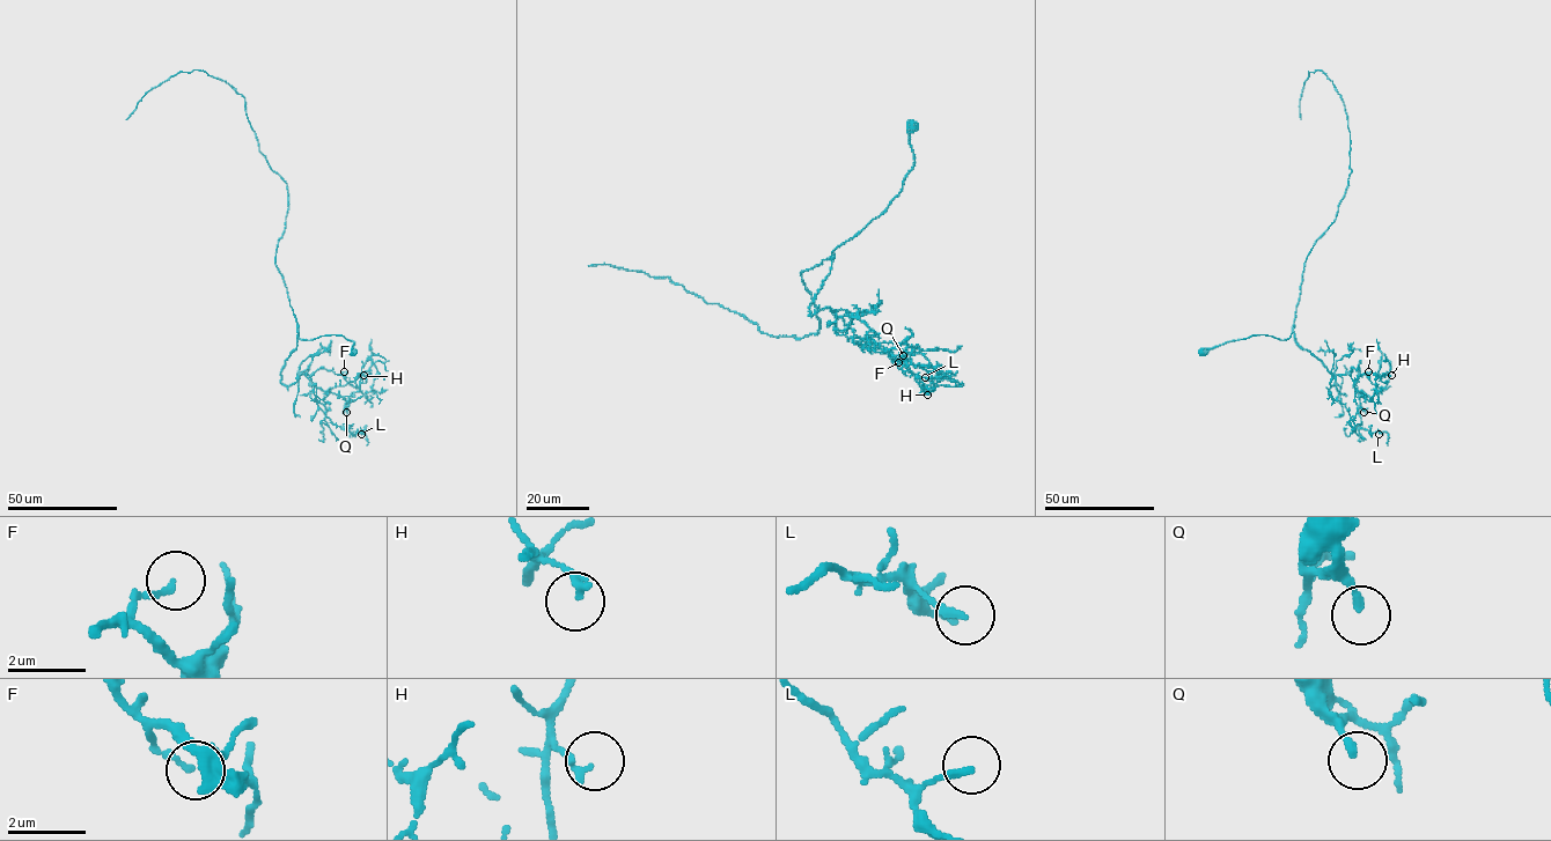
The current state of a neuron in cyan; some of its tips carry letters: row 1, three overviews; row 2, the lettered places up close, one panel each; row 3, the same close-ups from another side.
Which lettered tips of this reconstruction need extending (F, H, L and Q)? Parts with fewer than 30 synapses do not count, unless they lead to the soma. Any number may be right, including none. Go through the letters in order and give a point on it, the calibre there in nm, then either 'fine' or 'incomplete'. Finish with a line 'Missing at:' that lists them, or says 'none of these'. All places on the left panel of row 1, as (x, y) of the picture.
F: (344, 371) | 160 nm | fine
H: (364, 375) | 200 nm | fine
L: (361, 434) | 180 nm | fine
Q: (346, 412) | 170 nm | fine
Missing at: none of these

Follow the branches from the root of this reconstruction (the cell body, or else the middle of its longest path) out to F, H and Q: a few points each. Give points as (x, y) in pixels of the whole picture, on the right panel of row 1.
F: (1203, 352), (1251, 336), (1285, 340), (1295, 325), (1295, 342), (1322, 362), (1332, 385), (1336, 375), (1368, 371)
H: (1203, 352), (1251, 336), (1285, 340), (1295, 325), (1295, 342), (1332, 385), (1352, 368), (1382, 388), (1391, 375)
Q: (1203, 352), (1251, 336), (1285, 340), (1295, 325), (1295, 342), (1332, 385), (1349, 371), (1364, 412)

